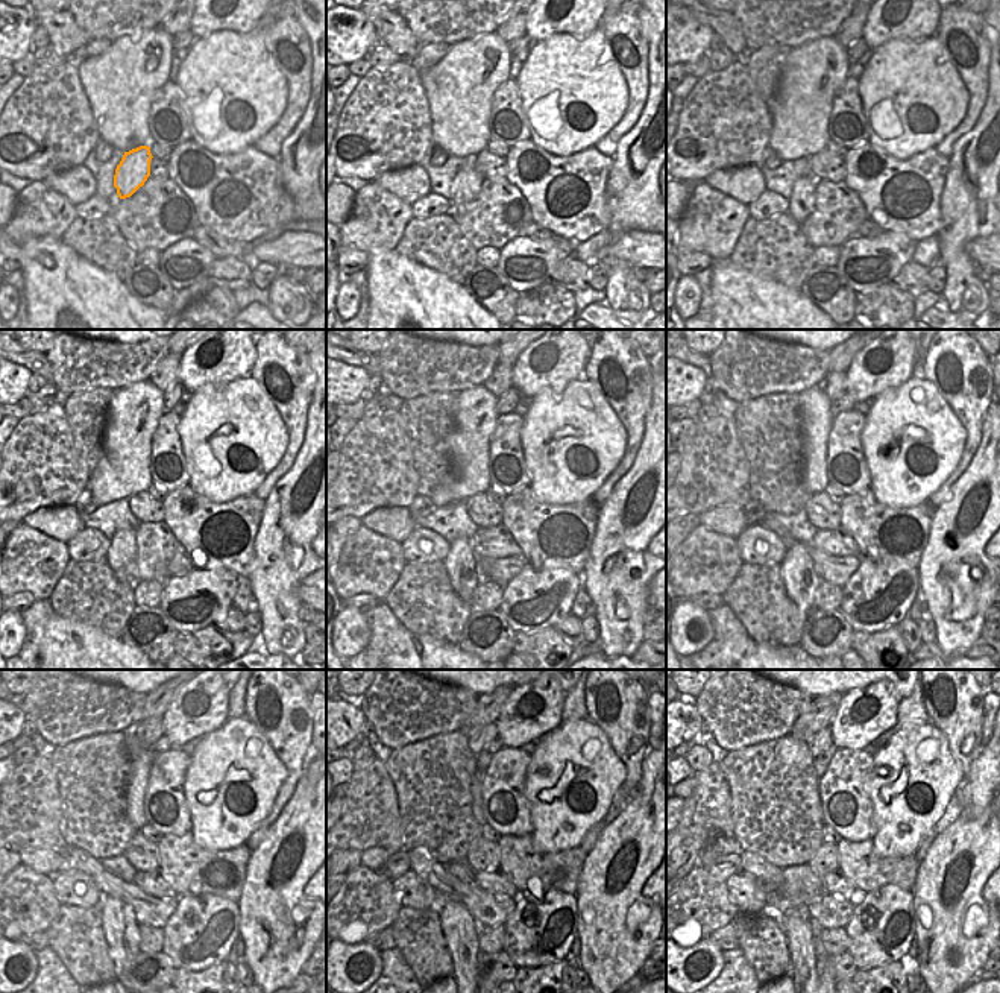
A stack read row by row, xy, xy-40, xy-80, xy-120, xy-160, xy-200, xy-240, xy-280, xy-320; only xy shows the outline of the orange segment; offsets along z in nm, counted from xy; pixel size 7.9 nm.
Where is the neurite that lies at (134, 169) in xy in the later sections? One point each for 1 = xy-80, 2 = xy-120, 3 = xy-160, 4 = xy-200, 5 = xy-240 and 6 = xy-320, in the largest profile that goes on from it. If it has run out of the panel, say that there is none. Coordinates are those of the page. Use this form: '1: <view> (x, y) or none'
1: xy-80 (801, 202)
2: xy-120 (122, 556)
3: xy-160 (460, 567)
4: xy-200 (798, 576)
5: xy-240 (119, 922)
6: xy-320 (795, 922)

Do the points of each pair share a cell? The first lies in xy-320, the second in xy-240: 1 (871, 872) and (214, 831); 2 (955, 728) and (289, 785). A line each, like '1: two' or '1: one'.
1: two
2: one

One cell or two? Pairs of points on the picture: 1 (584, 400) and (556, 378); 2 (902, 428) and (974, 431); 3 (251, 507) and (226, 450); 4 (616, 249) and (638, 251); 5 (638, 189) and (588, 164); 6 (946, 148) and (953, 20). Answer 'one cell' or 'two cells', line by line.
1: two cells
2: two cells
3: two cells
4: one cell
5: two cells
6: one cell

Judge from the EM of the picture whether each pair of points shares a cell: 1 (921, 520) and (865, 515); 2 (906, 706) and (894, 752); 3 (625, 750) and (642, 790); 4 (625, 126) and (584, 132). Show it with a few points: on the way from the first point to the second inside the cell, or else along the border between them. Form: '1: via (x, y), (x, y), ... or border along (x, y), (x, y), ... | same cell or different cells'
1: via (908, 513), (897, 512), (886, 518), (879, 518) | same cell
2: border along (929, 721), (903, 726), (876, 753) | different cells
3: border along (650, 750), (642, 762), (642, 778), (630, 797) | different cells
4: border along (628, 99), (628, 107), (622, 117), (595, 146) | different cells

